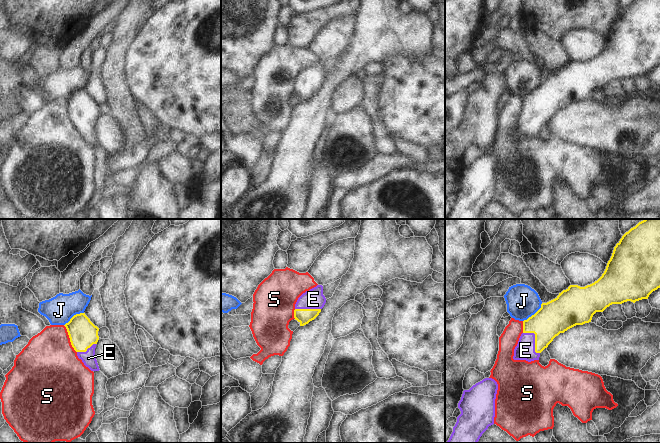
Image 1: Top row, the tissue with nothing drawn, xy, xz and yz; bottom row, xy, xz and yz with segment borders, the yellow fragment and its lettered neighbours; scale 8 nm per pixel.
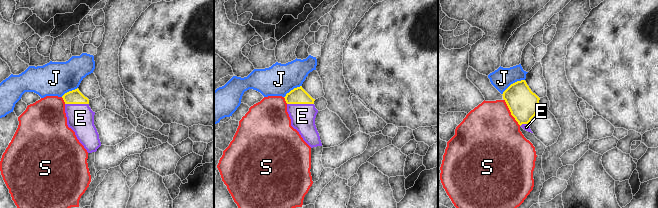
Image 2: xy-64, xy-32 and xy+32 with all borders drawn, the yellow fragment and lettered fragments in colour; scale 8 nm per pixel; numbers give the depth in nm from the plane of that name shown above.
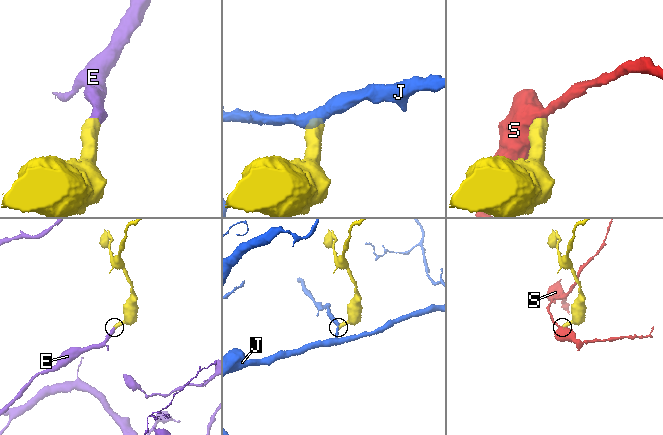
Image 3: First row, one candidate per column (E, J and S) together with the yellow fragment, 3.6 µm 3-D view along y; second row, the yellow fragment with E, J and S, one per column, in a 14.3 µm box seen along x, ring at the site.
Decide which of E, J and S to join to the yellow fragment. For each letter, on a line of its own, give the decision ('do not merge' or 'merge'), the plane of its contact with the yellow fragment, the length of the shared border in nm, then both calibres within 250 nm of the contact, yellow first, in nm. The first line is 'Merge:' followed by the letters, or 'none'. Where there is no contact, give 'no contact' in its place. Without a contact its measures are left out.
Merge: E
E: merge; meets yellow in yz; contact 220 nm long; 280 nm thick on the yellow side, 160 nm on the other
J: do not merge; meets yellow in yz; contact 220 nm long; 280 nm thick on the yellow side, 260 nm on the other
S: do not merge; meets yellow in xy; contact 240 nm long; 220 nm thick on the yellow side, 440 nm on the other

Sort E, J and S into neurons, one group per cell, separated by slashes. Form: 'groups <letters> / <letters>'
groups E / J / S

